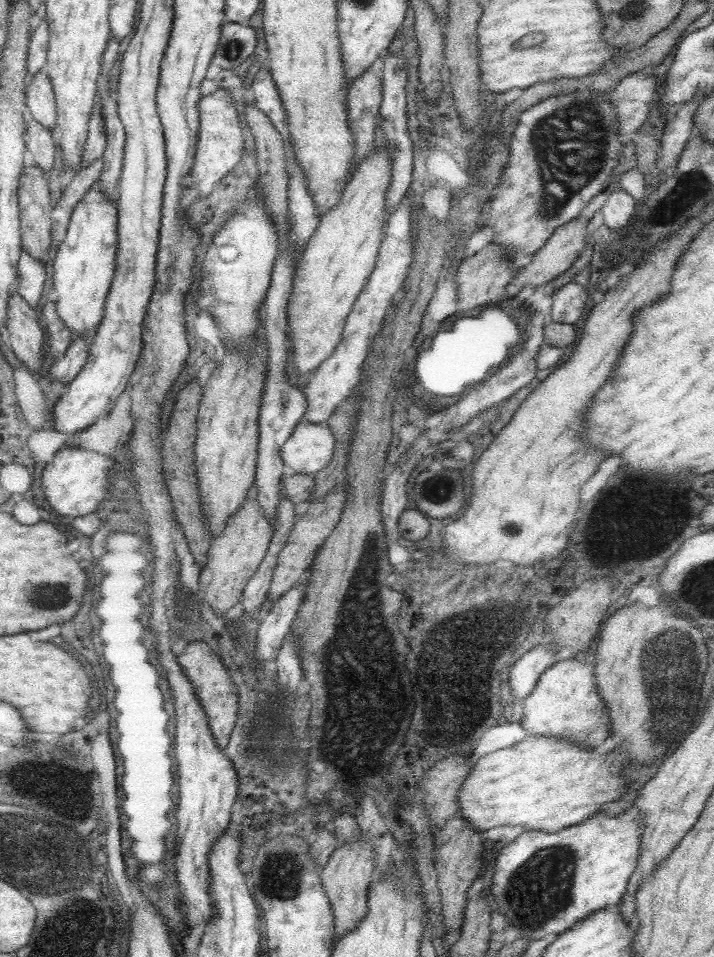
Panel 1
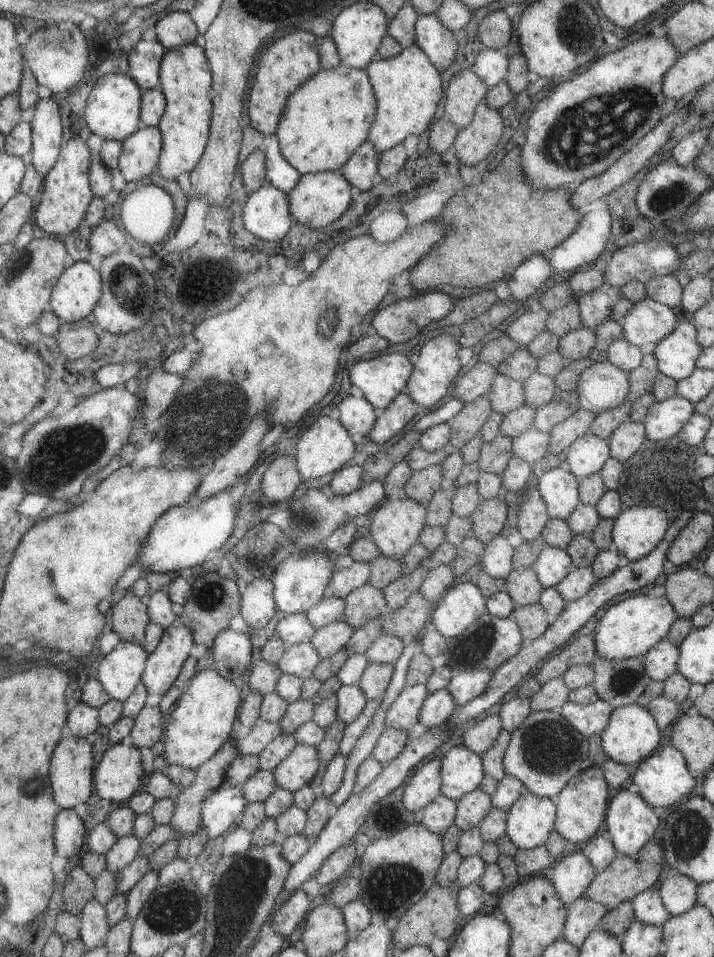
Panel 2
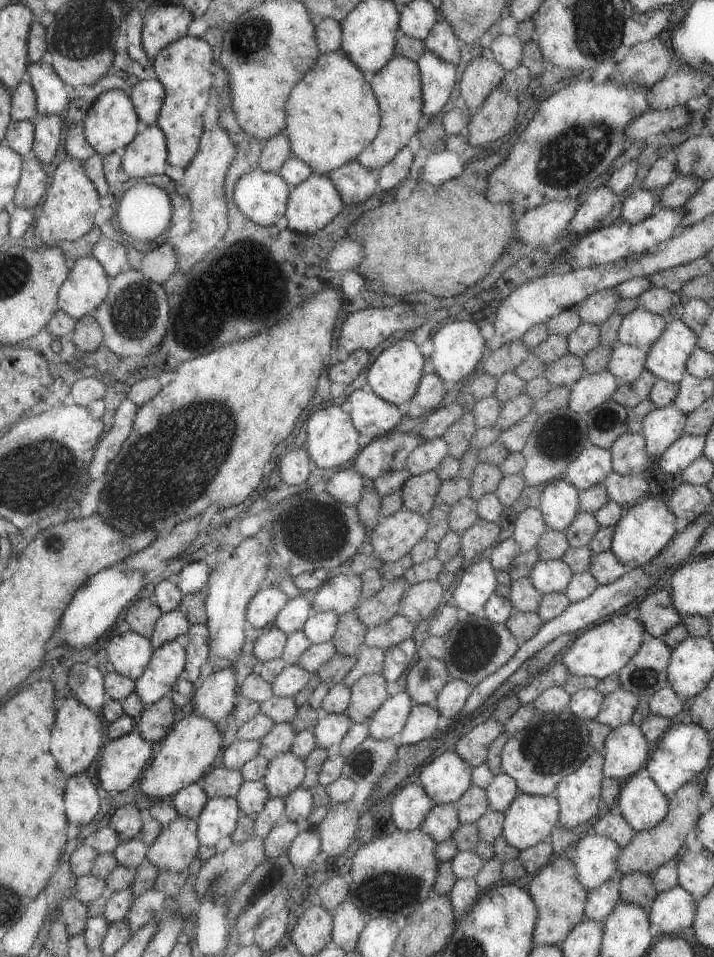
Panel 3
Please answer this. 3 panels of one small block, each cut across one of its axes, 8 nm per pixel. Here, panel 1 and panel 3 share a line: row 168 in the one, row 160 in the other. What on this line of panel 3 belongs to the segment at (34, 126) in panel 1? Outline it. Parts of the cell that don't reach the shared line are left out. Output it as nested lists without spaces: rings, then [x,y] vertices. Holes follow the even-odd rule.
[[[58,114],[37,117],[33,122],[33,142],[31,155],[43,166],[51,161],[57,152],[57,142],[61,140],[61,118]]]

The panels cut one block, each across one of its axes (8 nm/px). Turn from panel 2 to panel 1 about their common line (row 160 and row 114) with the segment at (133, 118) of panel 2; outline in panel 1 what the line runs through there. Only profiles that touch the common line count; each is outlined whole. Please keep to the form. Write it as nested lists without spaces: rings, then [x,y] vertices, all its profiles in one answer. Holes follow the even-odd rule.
[[[110,38],[101,55],[100,75],[96,94],[101,101],[105,146],[102,152],[102,169],[99,178],[70,212],[66,233],[52,259],[52,294],[57,316],[71,333],[71,341],[84,336],[89,341],[103,316],[103,303],[114,273],[116,245],[116,192],[122,167],[124,128],[116,113],[116,101],[108,96],[107,75],[117,59],[119,40]]]

